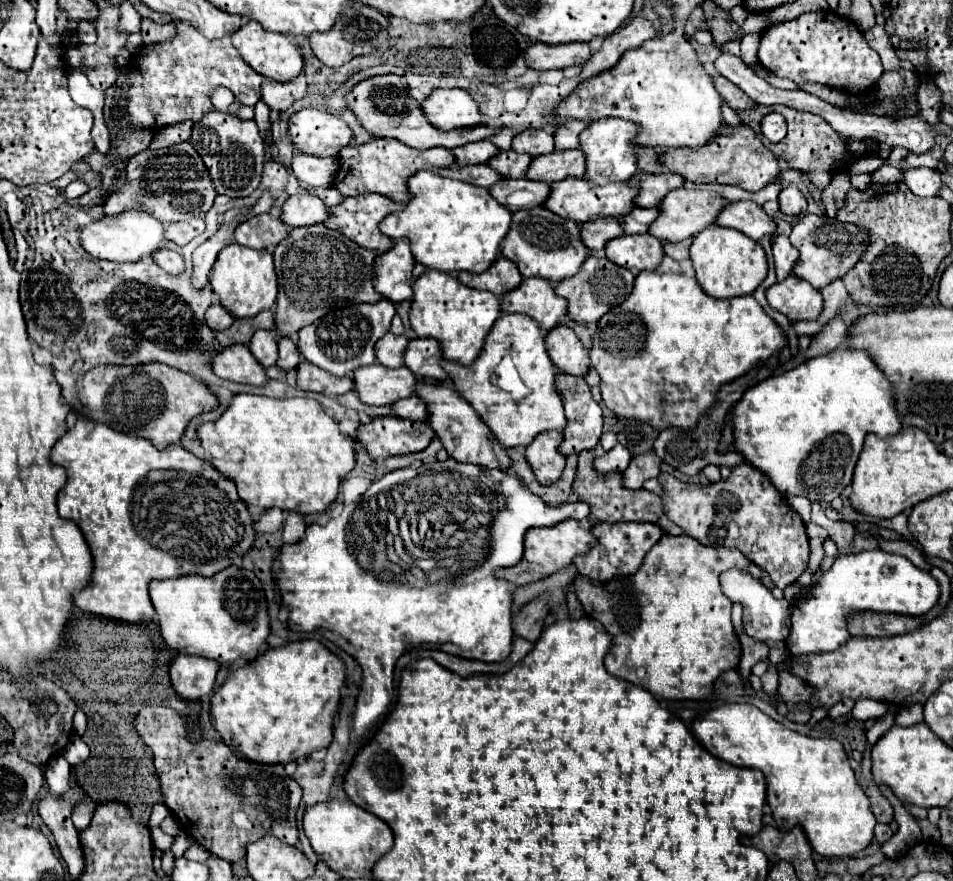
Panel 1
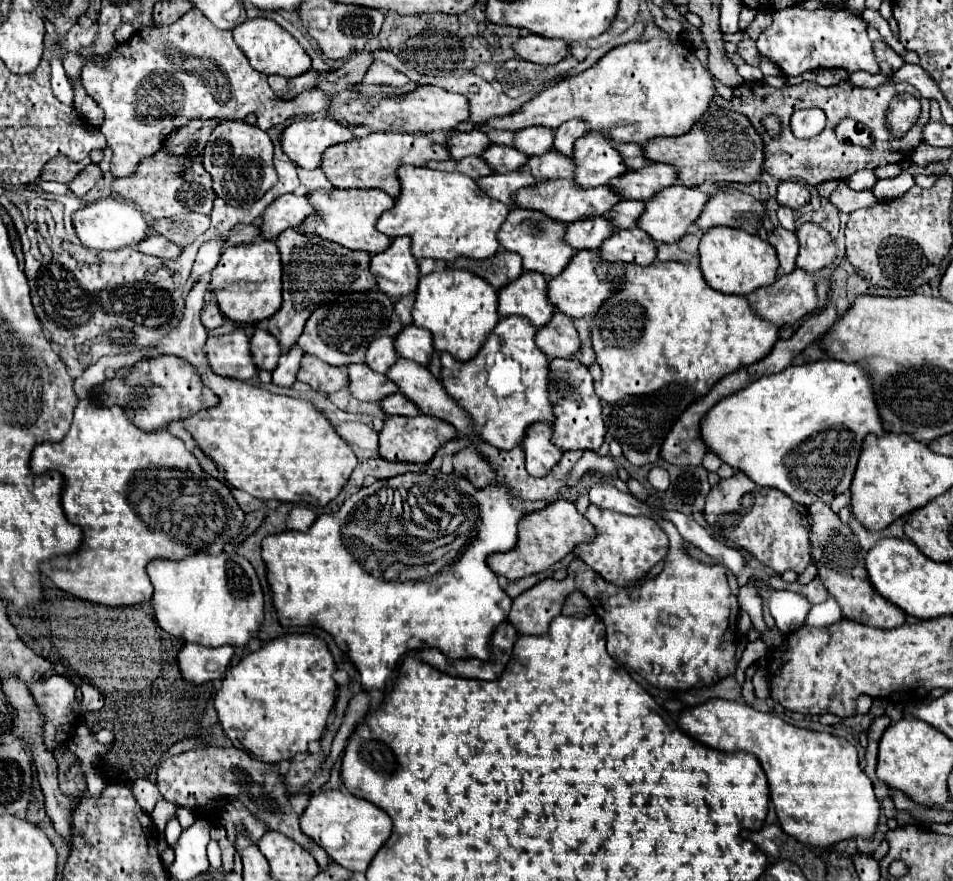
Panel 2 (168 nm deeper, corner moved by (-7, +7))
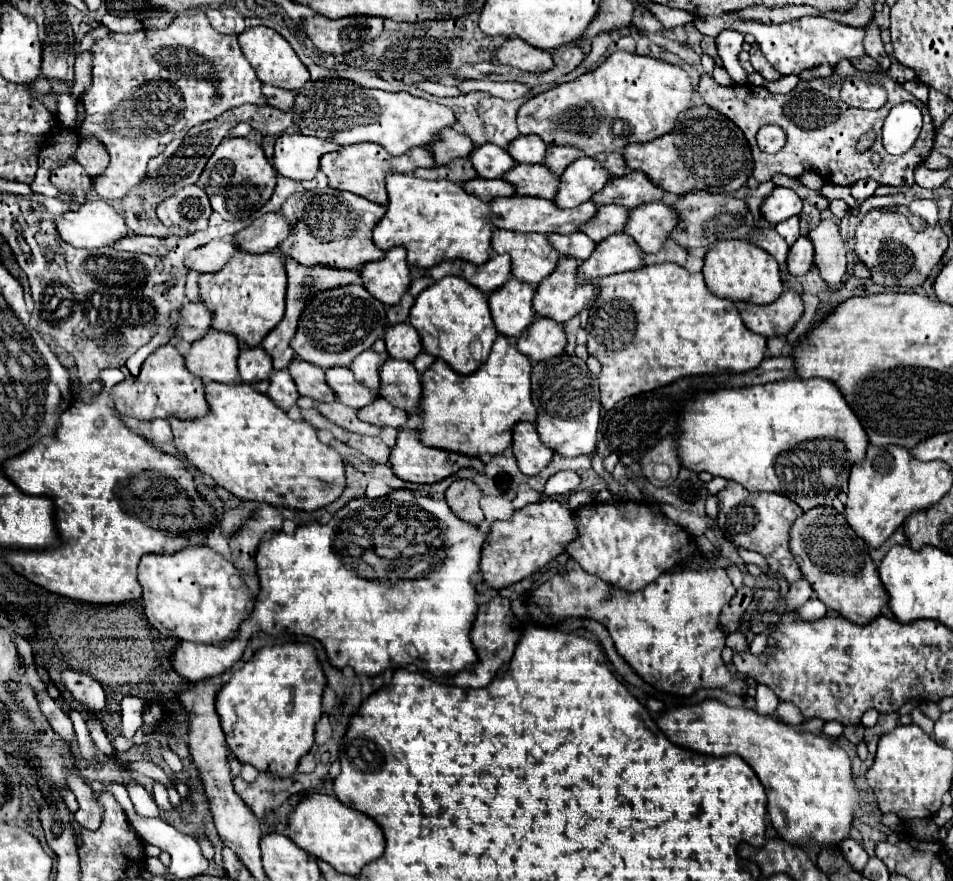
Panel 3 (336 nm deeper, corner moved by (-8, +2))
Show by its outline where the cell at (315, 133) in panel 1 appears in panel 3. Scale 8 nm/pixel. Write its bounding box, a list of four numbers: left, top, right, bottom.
[272,134,340,180]

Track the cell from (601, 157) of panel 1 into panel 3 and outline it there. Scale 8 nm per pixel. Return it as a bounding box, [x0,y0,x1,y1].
[556,156,612,208]

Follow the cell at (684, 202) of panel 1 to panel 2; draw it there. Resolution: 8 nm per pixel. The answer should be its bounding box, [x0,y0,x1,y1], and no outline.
[637,185,709,243]

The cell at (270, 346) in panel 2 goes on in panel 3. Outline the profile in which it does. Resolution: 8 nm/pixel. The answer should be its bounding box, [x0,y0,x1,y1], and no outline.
[238,346,274,382]

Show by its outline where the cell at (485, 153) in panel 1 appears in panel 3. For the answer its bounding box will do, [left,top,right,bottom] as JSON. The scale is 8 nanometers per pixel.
[432,128,476,164]

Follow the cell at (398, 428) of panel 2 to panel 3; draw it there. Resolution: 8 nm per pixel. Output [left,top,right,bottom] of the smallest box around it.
[390,430,484,482]

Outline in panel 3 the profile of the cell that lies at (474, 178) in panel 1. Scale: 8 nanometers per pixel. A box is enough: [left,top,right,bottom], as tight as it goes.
[414,158,478,182]

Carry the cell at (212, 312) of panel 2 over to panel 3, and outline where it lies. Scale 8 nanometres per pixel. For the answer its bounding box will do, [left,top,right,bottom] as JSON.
[178,304,212,342]

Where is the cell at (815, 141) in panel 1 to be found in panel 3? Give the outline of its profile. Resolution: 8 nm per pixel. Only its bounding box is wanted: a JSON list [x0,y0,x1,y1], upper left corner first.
[698,60,936,186]

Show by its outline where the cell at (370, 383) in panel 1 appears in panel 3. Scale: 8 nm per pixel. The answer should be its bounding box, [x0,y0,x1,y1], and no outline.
[326,366,378,408]

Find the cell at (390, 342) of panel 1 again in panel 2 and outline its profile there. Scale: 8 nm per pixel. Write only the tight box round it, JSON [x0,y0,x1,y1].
[365,337,397,373]

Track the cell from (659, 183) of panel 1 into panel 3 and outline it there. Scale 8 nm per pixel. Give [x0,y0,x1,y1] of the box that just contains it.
[592,170,664,210]

